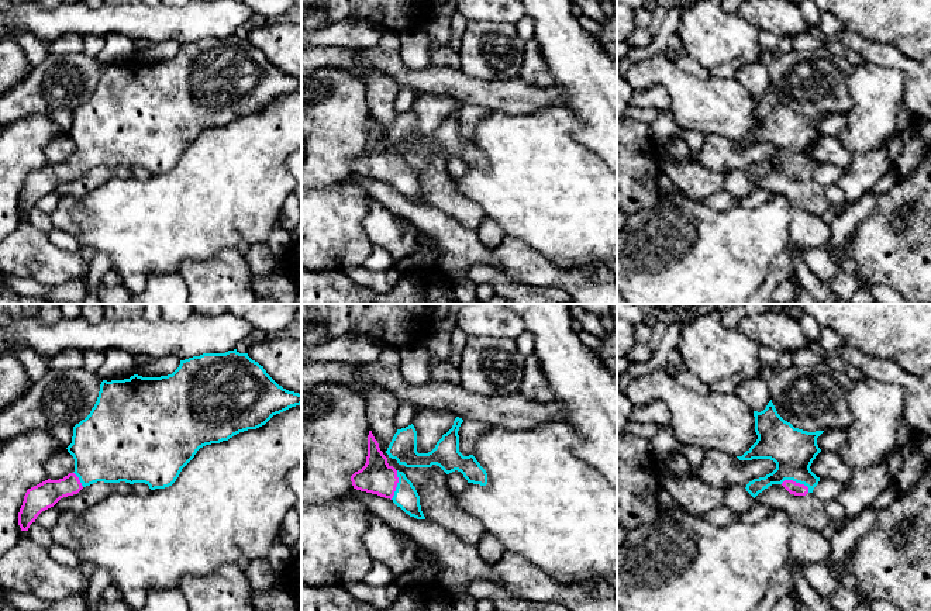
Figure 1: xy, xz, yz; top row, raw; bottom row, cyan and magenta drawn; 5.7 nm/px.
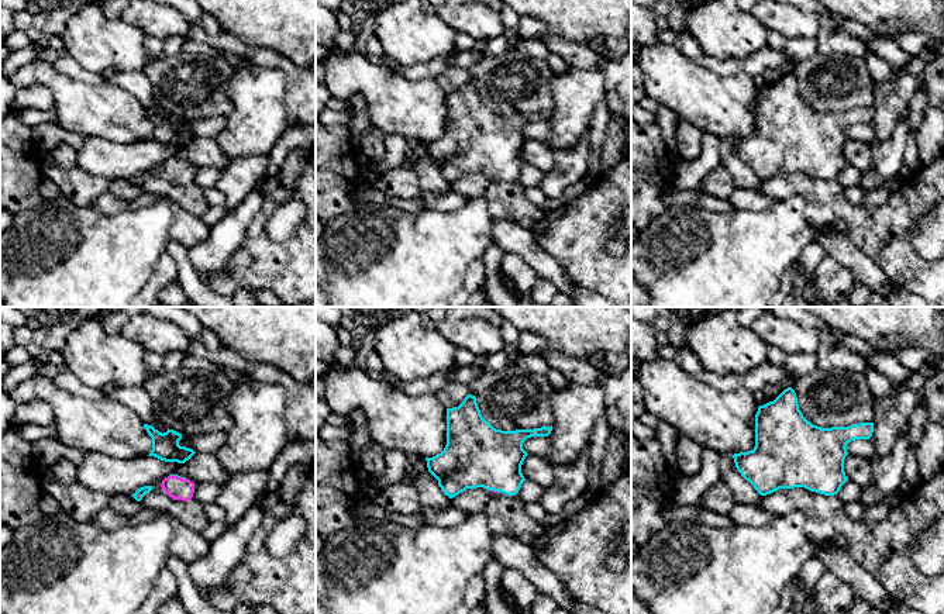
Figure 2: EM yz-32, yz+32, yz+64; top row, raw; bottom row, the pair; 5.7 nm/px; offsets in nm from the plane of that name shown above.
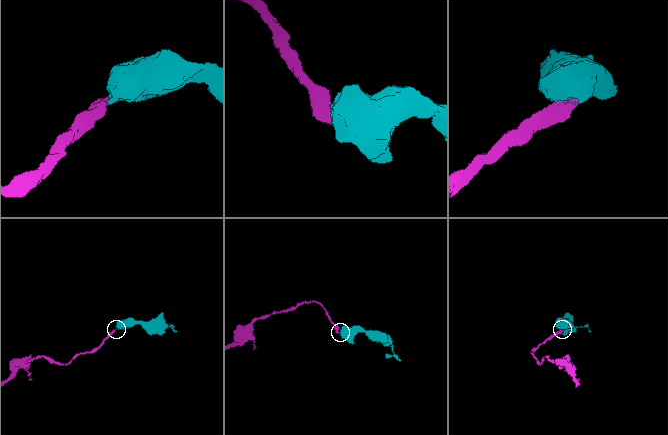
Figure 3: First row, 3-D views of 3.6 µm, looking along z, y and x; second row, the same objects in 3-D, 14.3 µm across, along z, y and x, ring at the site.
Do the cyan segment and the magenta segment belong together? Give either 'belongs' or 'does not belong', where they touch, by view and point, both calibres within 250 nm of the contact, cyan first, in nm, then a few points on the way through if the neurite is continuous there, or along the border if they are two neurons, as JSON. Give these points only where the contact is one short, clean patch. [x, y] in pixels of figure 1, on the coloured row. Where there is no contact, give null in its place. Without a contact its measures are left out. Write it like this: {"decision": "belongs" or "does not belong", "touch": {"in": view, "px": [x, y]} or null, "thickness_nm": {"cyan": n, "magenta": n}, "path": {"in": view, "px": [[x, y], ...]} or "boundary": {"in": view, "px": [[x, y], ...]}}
{"decision": "belongs", "touch": {"in": "yz", "px": [796, 482]}, "thickness_nm": {"cyan": 260, "magenta": 70}, "path": {"in": "yz", "px": [[793, 451], [796, 482], [793, 487]]}}

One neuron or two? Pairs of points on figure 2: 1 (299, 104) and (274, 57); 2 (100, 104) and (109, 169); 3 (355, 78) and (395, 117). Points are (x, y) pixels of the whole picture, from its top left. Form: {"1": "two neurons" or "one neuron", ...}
{"1": "one neuron", "2": "two neurons", "3": "one neuron"}

